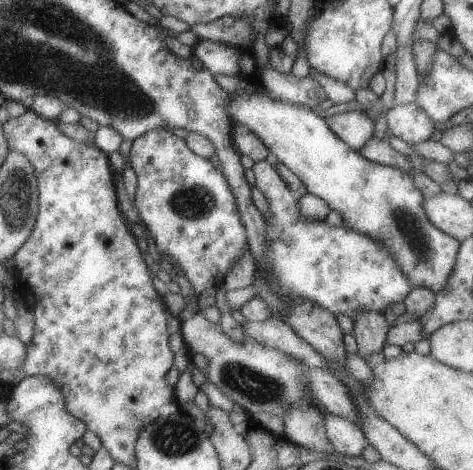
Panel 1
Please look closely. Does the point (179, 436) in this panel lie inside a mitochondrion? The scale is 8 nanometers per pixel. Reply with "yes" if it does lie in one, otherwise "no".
yes

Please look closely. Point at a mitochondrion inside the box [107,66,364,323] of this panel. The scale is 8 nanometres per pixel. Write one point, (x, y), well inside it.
(196, 202)

